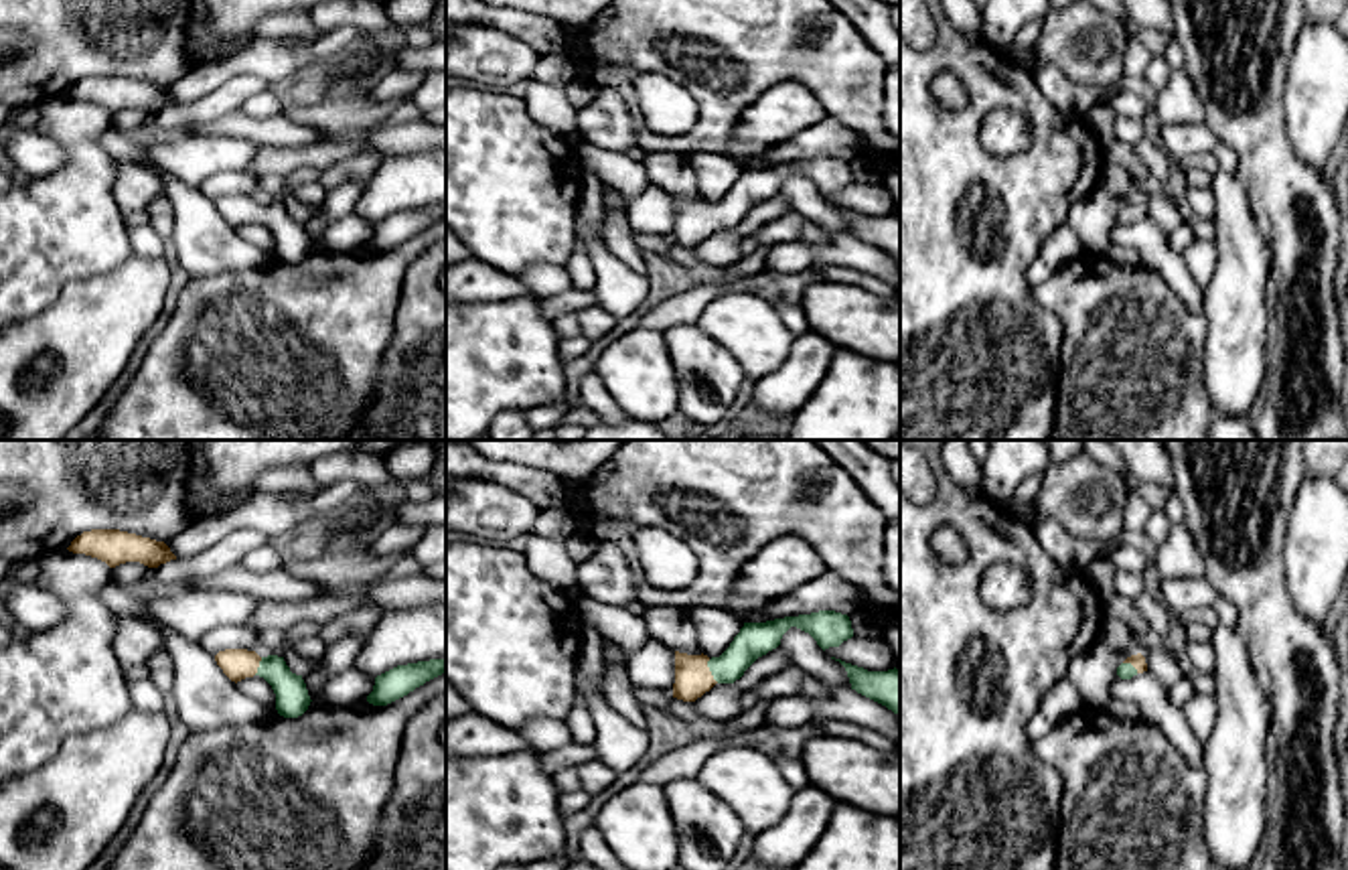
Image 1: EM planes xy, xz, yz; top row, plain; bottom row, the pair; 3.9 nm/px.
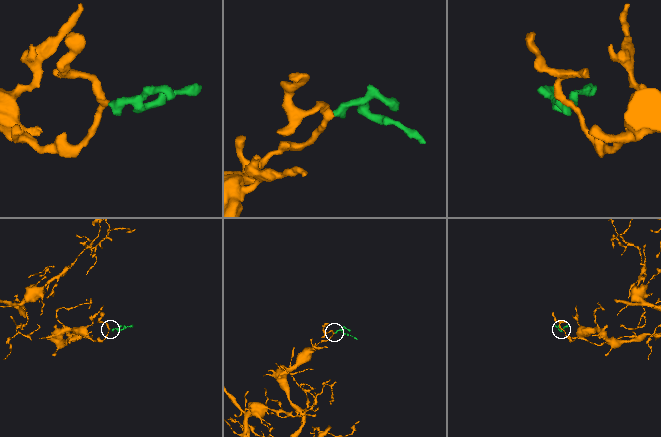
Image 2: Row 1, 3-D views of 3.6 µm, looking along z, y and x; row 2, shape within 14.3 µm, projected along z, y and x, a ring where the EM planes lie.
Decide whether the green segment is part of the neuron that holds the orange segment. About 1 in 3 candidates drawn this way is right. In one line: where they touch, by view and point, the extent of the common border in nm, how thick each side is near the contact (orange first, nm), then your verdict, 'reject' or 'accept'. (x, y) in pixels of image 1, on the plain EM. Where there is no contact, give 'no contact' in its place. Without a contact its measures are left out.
xz (710, 218) | 100 nm | 140/140 nm | accept

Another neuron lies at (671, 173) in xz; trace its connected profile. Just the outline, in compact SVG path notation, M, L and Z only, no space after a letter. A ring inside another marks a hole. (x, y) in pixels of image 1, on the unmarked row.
M653 152L645 160L651 185L669 193L673 199L701 201L697 176L687 156Z

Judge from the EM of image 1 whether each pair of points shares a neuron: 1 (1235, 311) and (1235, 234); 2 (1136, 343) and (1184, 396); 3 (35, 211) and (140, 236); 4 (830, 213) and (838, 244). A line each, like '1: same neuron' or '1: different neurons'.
1: same neuron
2: same neuron
3: different neurons
4: different neurons

